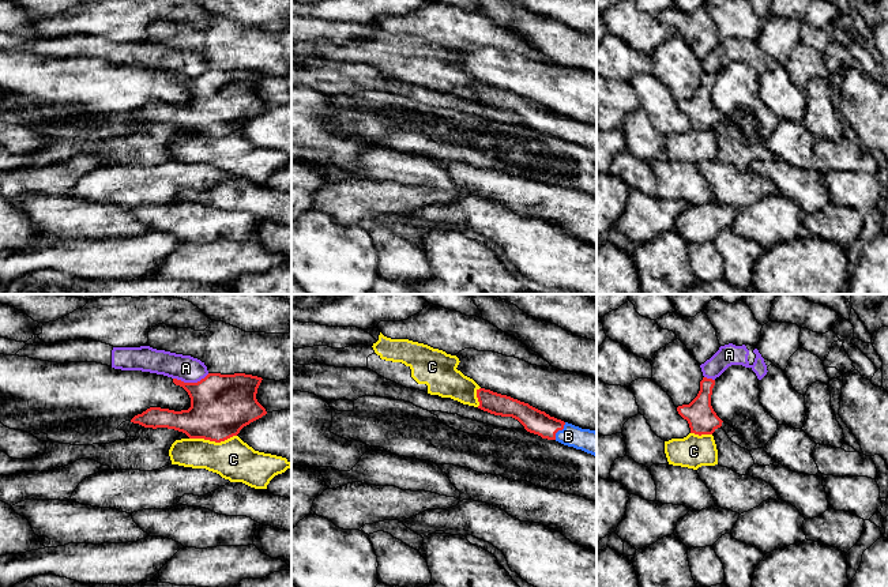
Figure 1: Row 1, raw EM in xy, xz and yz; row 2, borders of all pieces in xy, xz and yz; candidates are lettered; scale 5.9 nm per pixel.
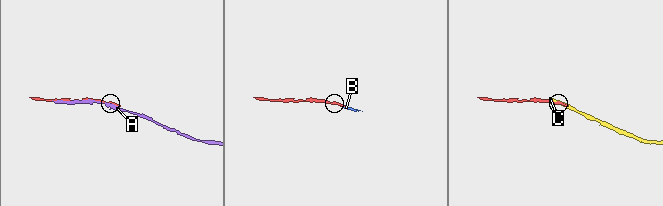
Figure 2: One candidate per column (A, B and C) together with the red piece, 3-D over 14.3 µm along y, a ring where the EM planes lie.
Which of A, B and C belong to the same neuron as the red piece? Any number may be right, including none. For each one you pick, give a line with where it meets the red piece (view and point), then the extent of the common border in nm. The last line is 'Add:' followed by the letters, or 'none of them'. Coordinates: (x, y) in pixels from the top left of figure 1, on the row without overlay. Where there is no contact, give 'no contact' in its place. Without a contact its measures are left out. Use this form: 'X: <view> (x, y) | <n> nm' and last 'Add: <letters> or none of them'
B: xz (559, 124) | 120 nm
Add: B

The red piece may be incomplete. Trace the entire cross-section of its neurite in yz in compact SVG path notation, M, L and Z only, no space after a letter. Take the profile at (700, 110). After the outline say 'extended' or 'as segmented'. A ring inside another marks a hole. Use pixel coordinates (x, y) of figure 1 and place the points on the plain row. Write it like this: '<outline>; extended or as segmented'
M703 72L697 91L689 98L677 102L678 109L688 116L691 128L712 129L722 121L722 114L711 101L715 75Z; as segmented

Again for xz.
M477 84L478 104L494 110L512 112L518 114L527 127L542 133L556 135L564 140L582 144L597 153L597 127L582 124L572 118L550 112L528 98L490 84Z; extended

